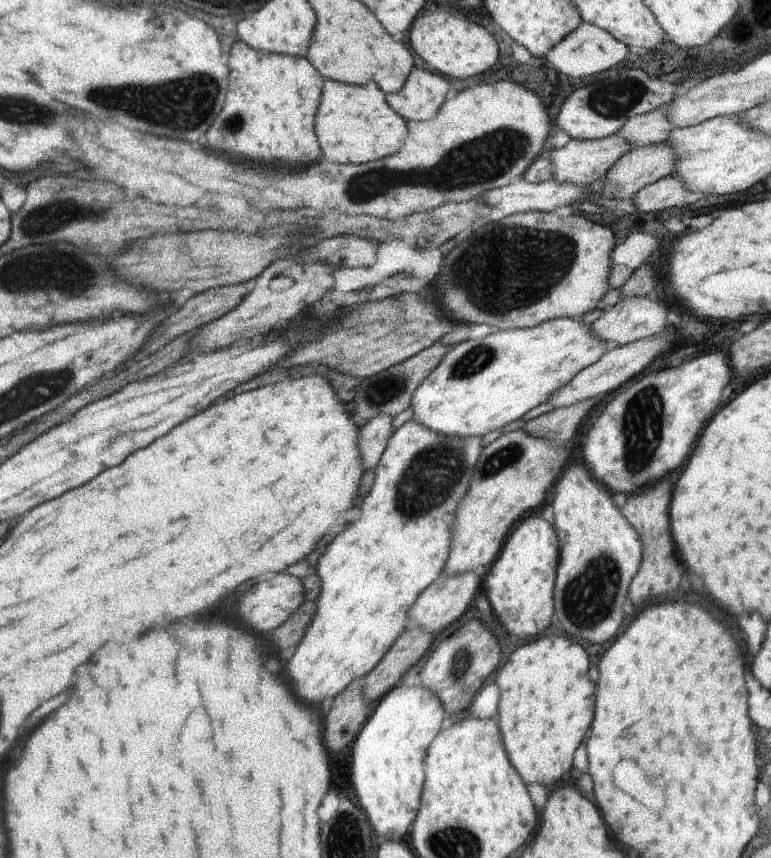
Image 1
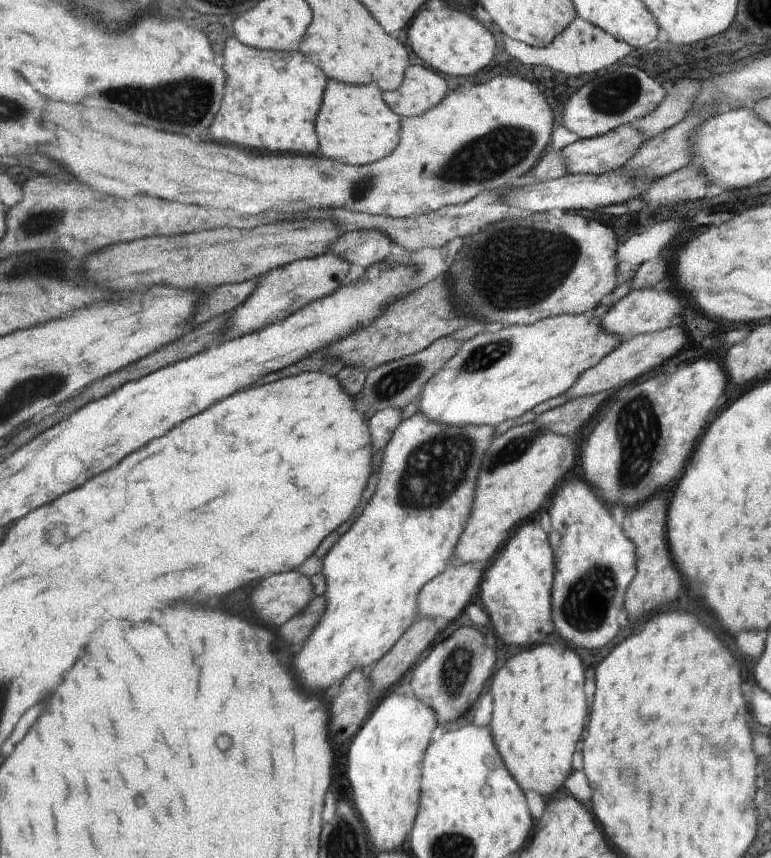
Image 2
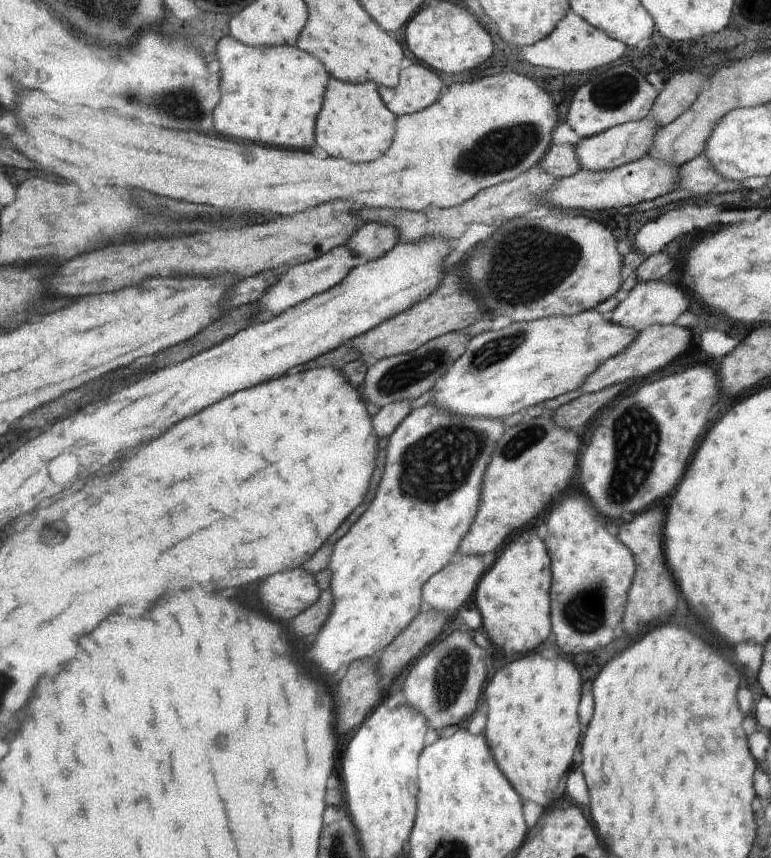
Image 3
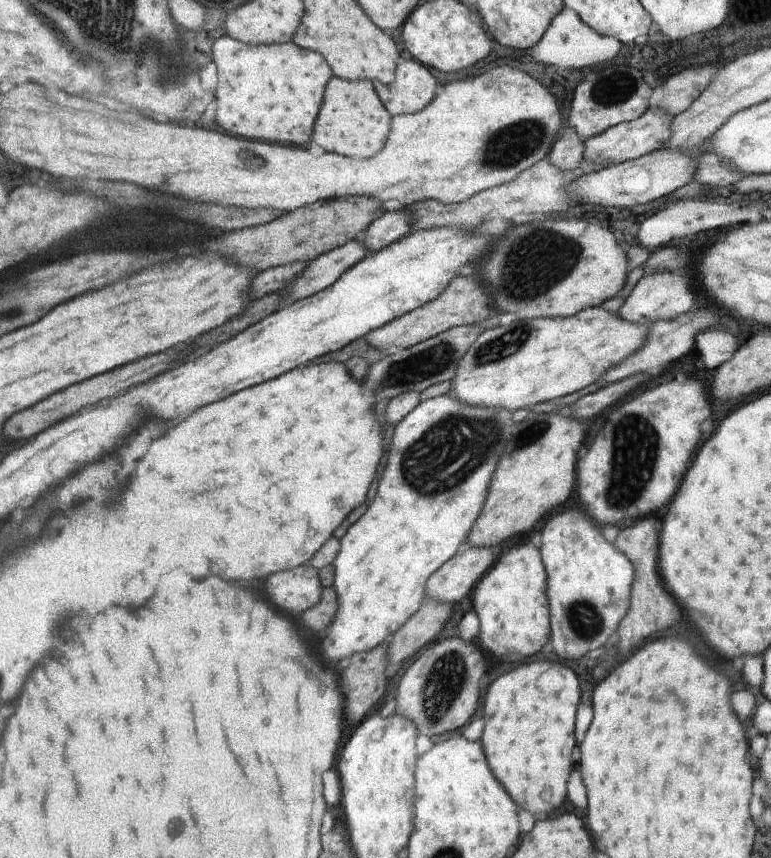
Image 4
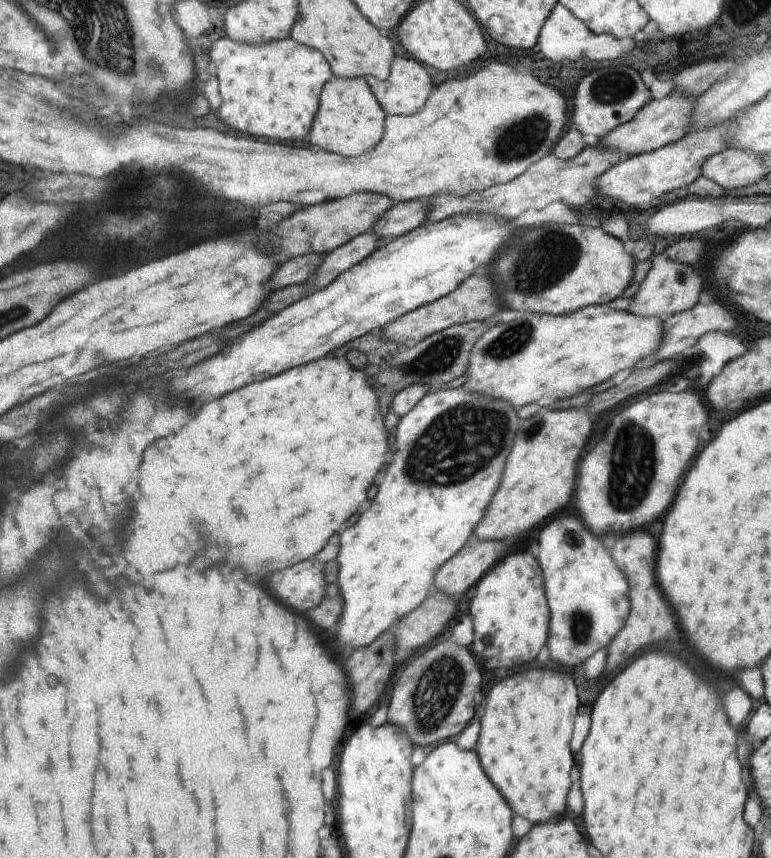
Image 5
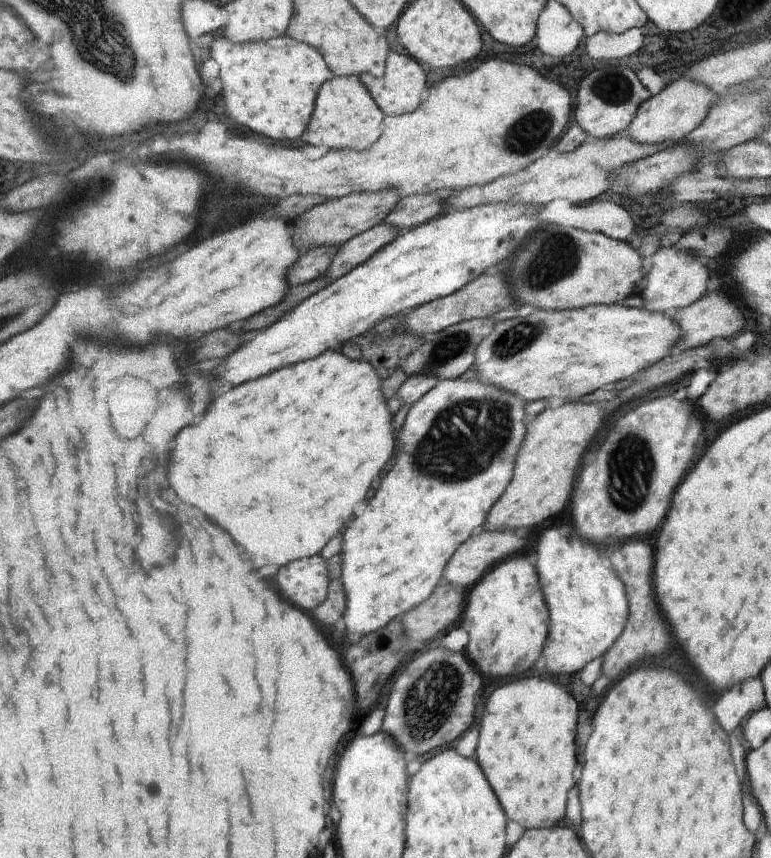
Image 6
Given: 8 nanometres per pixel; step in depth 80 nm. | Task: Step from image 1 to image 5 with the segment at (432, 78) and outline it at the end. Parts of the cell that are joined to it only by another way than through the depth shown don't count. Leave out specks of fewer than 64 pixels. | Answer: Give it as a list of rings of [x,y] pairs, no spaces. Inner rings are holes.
[[[395,56],[385,81],[367,76],[376,100],[387,116],[414,114],[425,104],[433,91],[428,67],[416,58]]]

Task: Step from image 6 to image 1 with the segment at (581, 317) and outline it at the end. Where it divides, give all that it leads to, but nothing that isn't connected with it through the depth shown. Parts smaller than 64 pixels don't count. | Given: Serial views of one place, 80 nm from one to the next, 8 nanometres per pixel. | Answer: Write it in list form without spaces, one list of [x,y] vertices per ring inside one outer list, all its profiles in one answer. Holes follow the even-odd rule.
[[[555,318],[538,326],[532,328],[522,329],[502,329],[498,332],[490,333],[483,339],[473,339],[469,341],[463,341],[452,347],[442,359],[442,362],[420,383],[420,386],[414,391],[411,398],[411,404],[414,415],[413,419],[418,421],[420,424],[427,426],[428,429],[443,435],[452,435],[457,437],[480,437],[482,438],[488,432],[496,430],[496,428],[502,428],[522,418],[526,412],[532,410],[535,406],[542,404],[542,402],[547,402],[550,400],[551,396],[558,389],[565,387],[582,369],[587,366],[594,364],[597,360],[600,360],[604,354],[612,347],[608,342],[600,340],[594,332],[590,325],[579,322],[577,319],[570,318]]]

